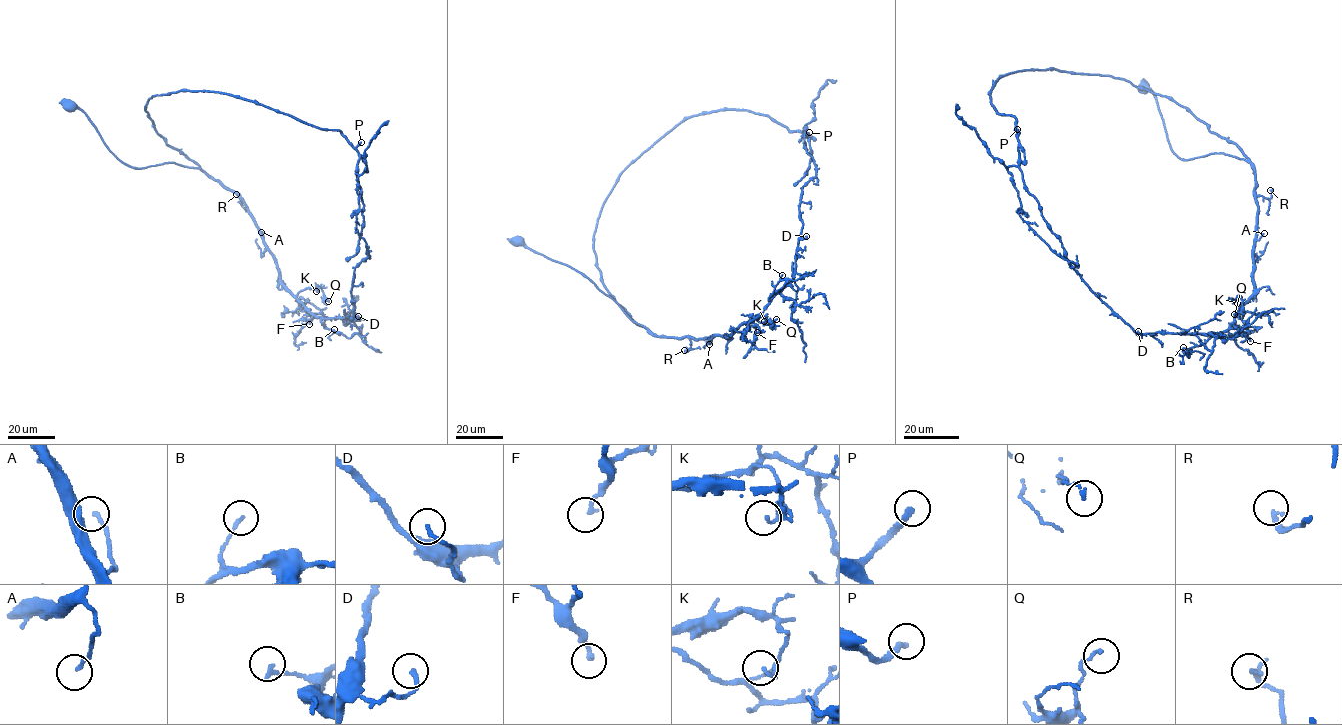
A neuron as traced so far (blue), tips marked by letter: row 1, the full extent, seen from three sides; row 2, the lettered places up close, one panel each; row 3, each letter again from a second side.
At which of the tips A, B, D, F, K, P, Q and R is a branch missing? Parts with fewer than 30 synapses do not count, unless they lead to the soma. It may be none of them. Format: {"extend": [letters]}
{"extend": ["P"]}

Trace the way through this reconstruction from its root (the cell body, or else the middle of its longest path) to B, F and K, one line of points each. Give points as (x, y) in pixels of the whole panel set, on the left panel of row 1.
B: (68, 106), (85, 114), (123, 163), (197, 167), (233, 190), (279, 280), (334, 329)
F: (68, 106), (85, 114), (123, 163), (197, 167), (233, 190), (309, 324)
K: (68, 106), (85, 114), (123, 163), (197, 167), (233, 190), (281, 283), (295, 296), (316, 291)

